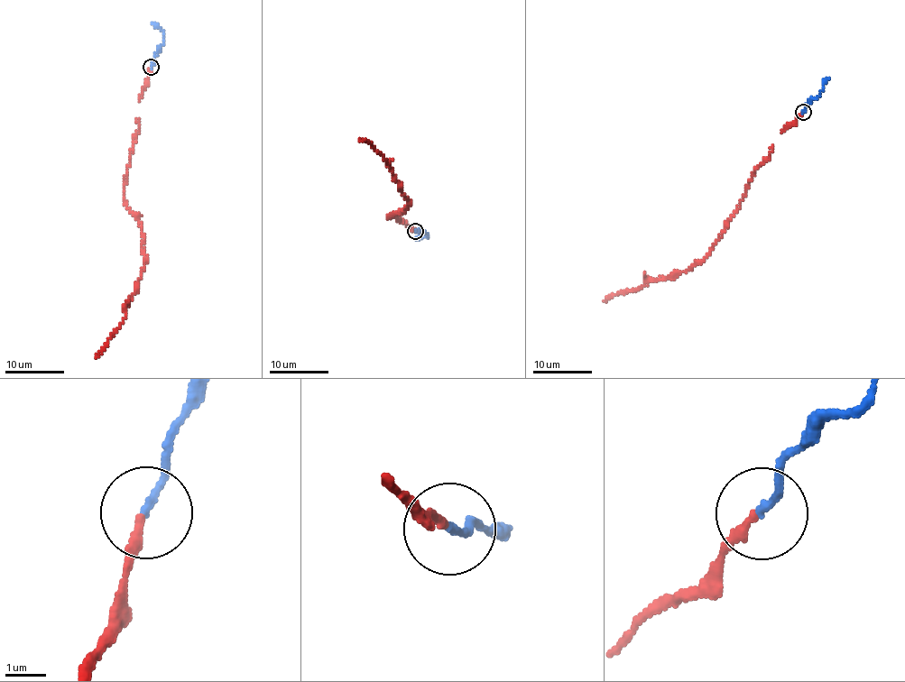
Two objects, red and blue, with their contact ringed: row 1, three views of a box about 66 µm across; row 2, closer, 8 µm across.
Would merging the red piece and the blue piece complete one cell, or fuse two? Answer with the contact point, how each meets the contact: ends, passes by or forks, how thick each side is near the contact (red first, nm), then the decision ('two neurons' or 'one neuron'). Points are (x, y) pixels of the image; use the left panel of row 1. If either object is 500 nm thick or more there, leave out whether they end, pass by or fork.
(151, 67) | red ends | blue ends | 220/160 nm | one neuron

